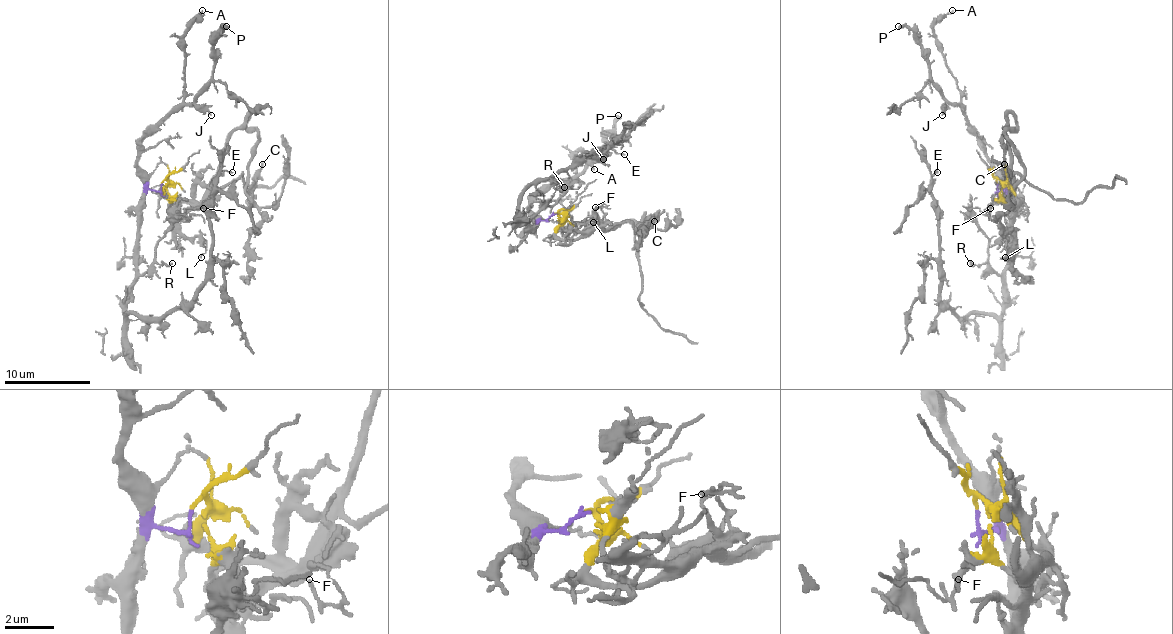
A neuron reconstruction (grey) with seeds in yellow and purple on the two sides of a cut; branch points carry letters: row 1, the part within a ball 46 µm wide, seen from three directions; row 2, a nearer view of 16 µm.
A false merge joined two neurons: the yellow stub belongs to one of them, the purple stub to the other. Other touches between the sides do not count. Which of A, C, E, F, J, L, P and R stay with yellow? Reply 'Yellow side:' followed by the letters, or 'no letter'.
Yellow side: C, F, L

